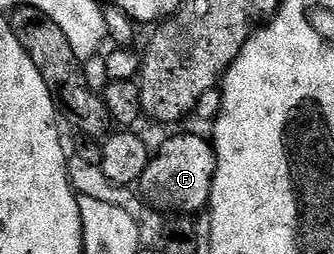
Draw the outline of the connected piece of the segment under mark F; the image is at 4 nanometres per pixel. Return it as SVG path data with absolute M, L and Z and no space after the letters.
M178 134L153 151L142 173L142 198L152 209L166 210L162 212L167 215L194 216L197 210L205 211L209 207L217 167L218 158L207 139L205 142L198 134Z

